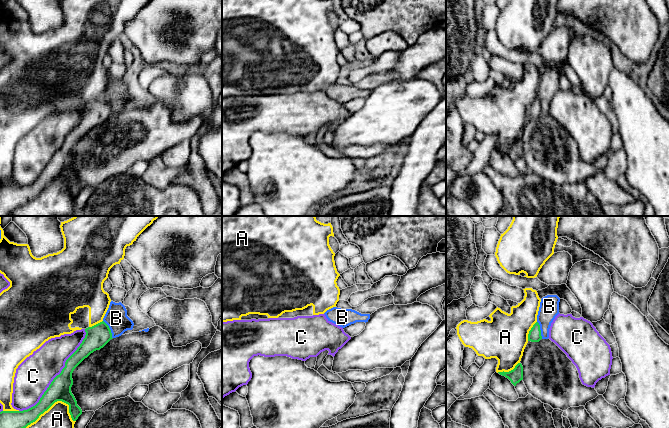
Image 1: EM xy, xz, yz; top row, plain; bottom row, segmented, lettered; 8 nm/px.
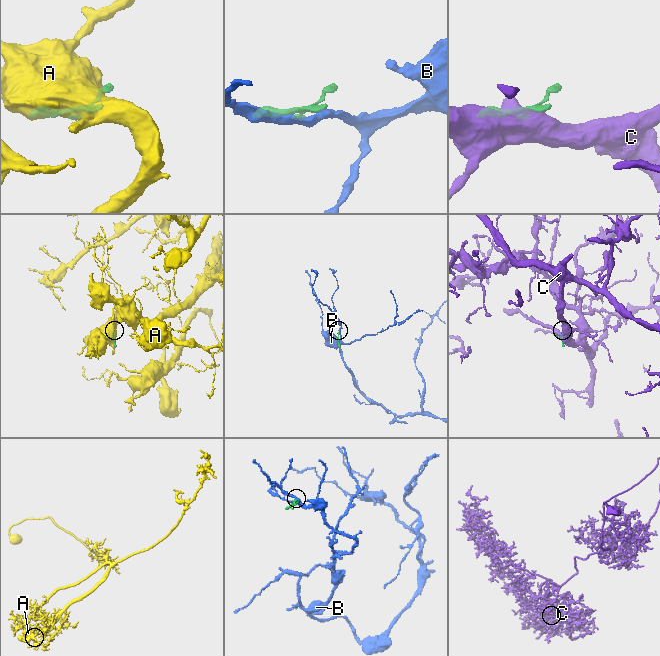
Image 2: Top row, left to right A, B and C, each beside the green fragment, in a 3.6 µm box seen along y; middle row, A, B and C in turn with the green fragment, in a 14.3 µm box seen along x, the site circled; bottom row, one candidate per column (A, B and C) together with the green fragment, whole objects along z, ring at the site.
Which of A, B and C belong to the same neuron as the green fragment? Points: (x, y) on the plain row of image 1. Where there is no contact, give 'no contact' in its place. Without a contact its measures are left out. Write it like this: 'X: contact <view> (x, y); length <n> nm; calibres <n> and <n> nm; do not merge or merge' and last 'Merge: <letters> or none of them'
A: contact xy (38, 193); length 550 nm; calibres 180 and 360 nm; do not merge
B: contact xy (109, 105); length 170 nm; calibres 190 and 180 nm; do not merge
C: contact xy (57, 151); length 850 nm; calibres 180 and 300 nm; do not merge
Merge: none of them

